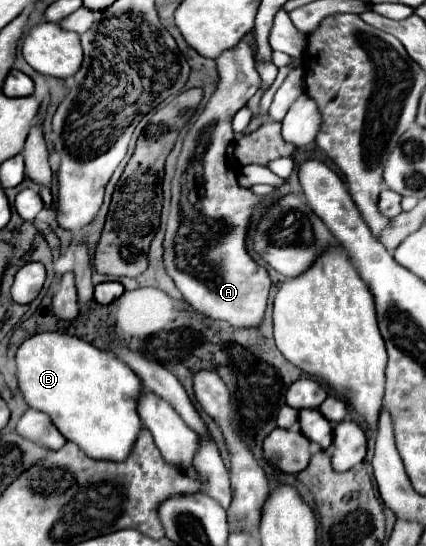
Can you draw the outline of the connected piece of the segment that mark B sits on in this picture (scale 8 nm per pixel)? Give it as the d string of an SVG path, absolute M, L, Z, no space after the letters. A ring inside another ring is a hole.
M41 332L27 338L17 350L17 380L27 404L35 410L49 414L51 422L63 432L63 436L75 442L83 452L95 460L125 460L135 446L139 432L145 428L139 412L137 400L145 392L143 384L127 364L123 364L115 354L99 350L97 346L63 332Z

